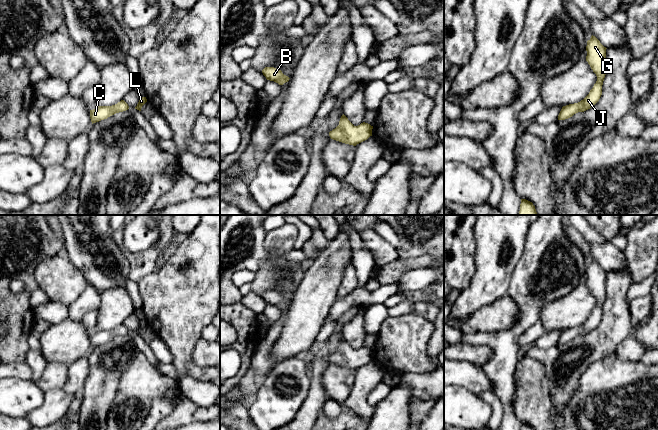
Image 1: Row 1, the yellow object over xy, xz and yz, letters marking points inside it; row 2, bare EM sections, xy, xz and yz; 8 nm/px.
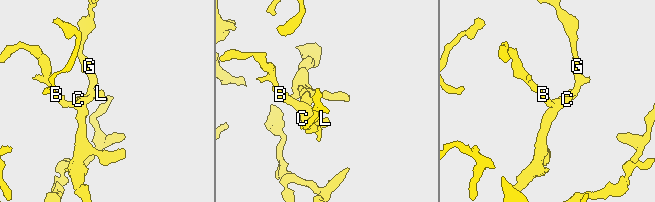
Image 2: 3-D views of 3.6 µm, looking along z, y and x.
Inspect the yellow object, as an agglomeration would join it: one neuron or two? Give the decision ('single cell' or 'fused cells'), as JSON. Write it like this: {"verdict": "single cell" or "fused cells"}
{"verdict": "single cell"}

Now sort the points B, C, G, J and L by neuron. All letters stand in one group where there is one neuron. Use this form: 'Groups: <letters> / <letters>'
Groups: B C G J L

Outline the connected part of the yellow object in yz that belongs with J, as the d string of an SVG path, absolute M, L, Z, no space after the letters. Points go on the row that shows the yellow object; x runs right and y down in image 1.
M593 35L587 41L586 61L596 74L597 81L583 100L578 103L563 106L558 115L558 120L565 120L578 112L584 112L593 107L599 101L602 95L602 85L606 75L606 49L607 48L604 47Z

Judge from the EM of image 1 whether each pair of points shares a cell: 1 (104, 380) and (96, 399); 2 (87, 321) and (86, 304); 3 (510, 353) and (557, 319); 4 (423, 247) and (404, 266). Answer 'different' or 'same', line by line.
1: same
2: different
3: different
4: different

